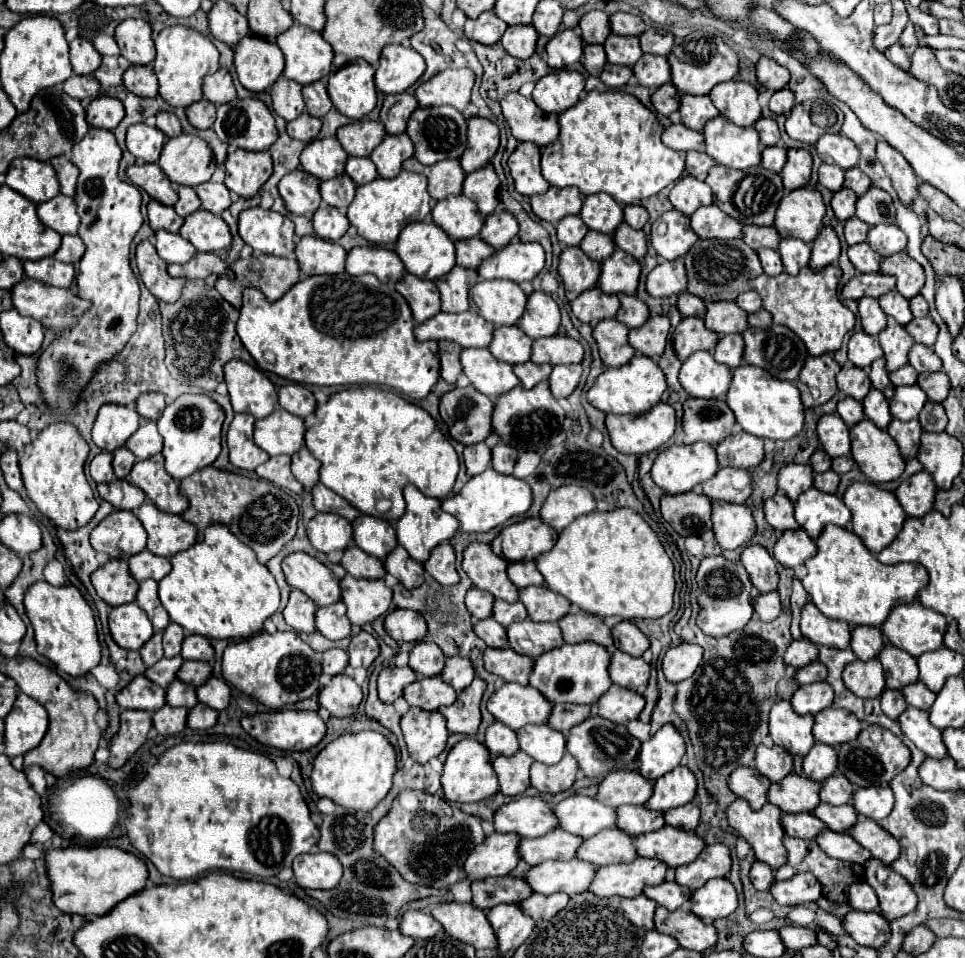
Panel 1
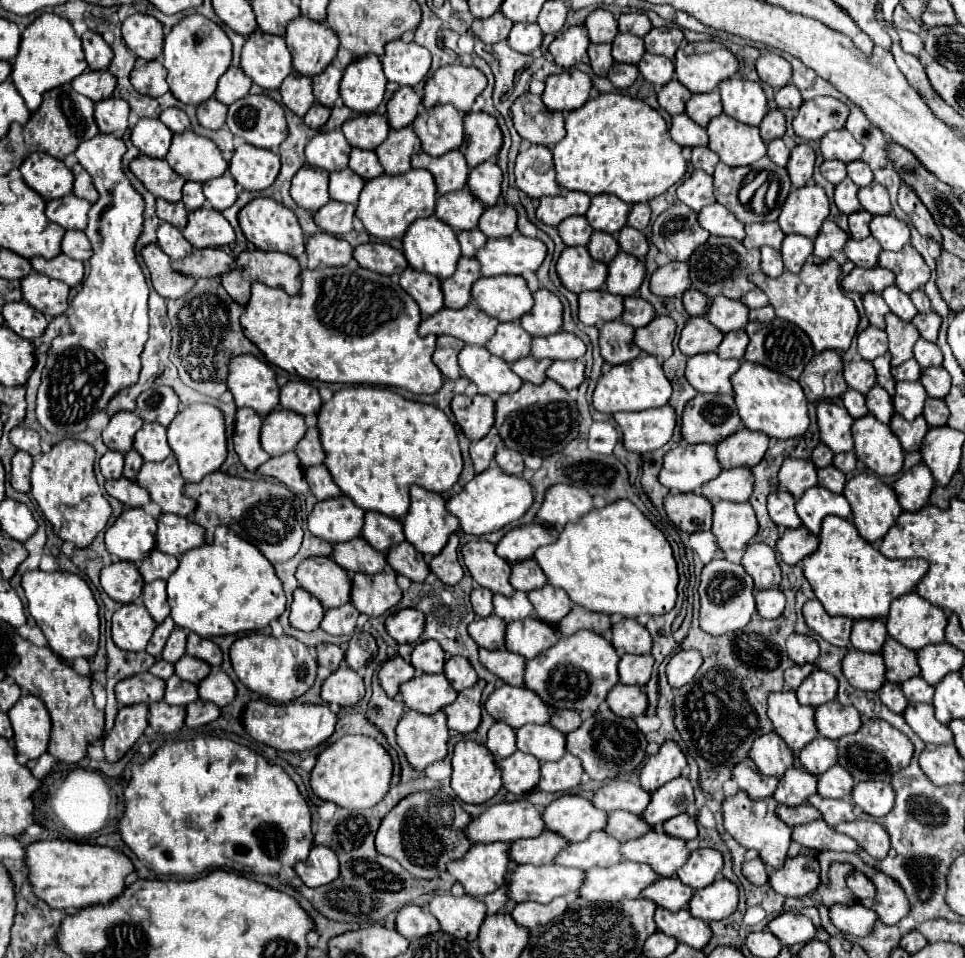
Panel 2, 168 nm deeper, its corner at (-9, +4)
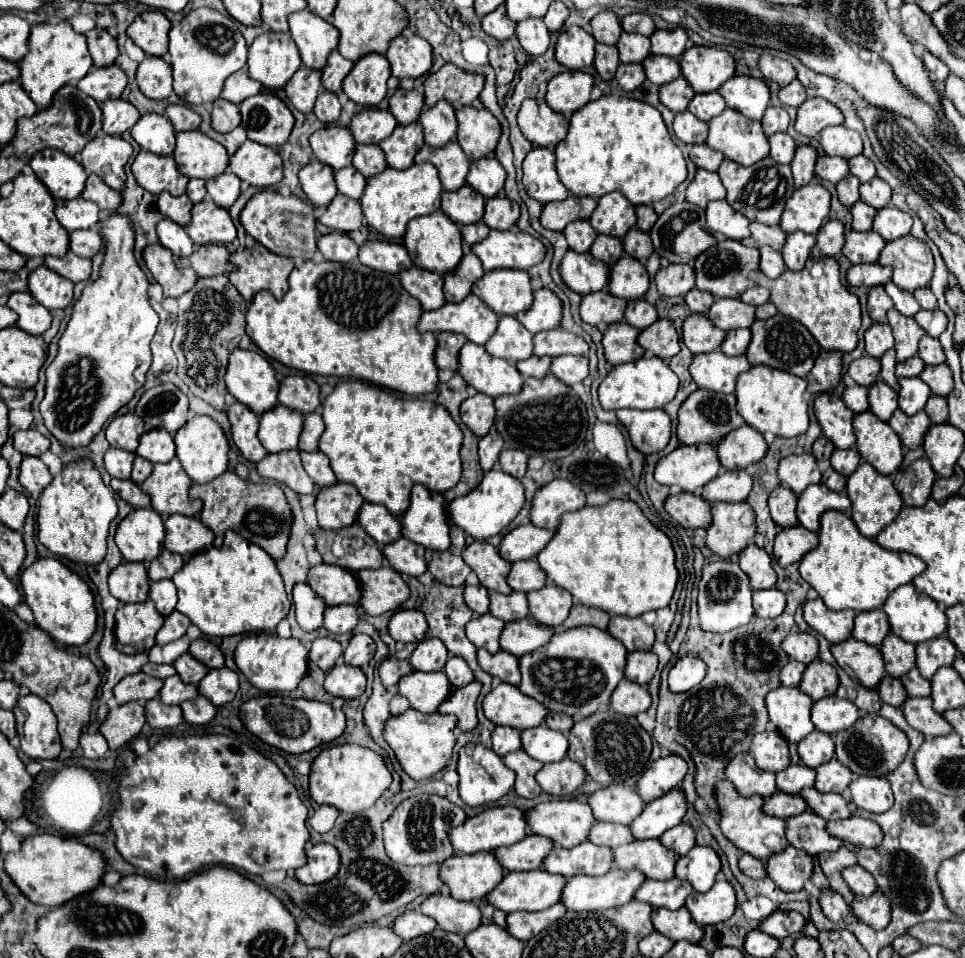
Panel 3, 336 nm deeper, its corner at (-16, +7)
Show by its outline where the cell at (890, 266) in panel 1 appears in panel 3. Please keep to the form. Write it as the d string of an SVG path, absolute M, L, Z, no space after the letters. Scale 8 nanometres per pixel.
M912 235L886 243L878 263L890 265L894 269L892 281L900 289L906 289L910 293L914 293L920 287L928 287L934 271L930 247Z

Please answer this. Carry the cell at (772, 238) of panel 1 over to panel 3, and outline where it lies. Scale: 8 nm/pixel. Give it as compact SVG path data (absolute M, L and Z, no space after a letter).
M750 223L750 231L752 231L752 235L748 239L750 245L756 245L756 247L768 245L776 251L780 251L784 247L786 233L778 225L770 227L770 225L762 225L762 223Z

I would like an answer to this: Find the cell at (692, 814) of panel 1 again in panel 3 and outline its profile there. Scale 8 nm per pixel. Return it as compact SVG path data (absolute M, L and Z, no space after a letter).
M680 823L680 825L672 827L672 829L668 829L660 837L660 843L674 849L678 855L686 855L696 845L696 835L694 835L694 829L690 825Z

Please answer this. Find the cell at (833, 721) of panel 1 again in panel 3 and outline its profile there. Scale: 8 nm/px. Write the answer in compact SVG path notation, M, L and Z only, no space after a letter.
M824 697L812 707L812 723L816 725L816 729L830 735L852 727L858 719L858 707L854 703L848 703L848 699Z

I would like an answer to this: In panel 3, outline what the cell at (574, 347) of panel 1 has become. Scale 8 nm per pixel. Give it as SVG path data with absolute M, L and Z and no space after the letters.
M562 327L534 335L534 355L558 357L564 353L588 355L588 343L580 335L574 335Z

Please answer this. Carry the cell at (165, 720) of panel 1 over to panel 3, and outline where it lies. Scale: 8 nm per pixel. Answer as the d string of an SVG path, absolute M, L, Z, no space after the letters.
M158 697L146 703L146 721L152 729L168 729L182 723L180 705L164 705Z

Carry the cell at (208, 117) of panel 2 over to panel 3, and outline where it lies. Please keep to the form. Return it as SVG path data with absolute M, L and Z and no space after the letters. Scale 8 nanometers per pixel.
M216 99L212 105L212 127L218 133L228 133L240 125L240 111L226 99Z

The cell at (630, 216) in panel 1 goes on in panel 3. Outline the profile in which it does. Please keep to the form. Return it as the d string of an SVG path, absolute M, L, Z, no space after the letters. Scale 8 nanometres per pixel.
M638 205L636 207L636 227L640 227L640 231L650 231L650 227L656 223L658 215L654 213L654 209L650 205Z

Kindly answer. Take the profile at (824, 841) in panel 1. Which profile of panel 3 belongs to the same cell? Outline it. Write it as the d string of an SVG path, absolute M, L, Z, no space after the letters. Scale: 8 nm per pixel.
M812 811L786 819L786 837L790 845L810 855L820 855L824 851L836 851L844 845L838 837L826 831L826 821Z

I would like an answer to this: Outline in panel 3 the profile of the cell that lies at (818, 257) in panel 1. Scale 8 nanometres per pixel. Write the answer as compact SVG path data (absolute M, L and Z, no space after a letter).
M826 221L818 235L816 235L816 247L824 257L832 257L842 251L844 247L844 225L840 221Z

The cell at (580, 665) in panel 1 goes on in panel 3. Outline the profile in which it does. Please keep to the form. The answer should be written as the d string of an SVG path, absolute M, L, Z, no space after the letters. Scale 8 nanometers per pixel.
M574 627L552 635L550 643L522 655L520 671L522 683L518 685L522 693L544 703L548 711L558 711L580 721L596 713L608 699L616 685L624 679L626 667L626 647L598 627Z

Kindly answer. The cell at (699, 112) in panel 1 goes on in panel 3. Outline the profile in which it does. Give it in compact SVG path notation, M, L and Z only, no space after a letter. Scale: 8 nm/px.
M712 91L712 93L694 95L694 99L688 105L688 111L702 121L710 121L712 117L720 115L724 111L724 107L726 107L726 103L724 103L722 95L718 91Z

